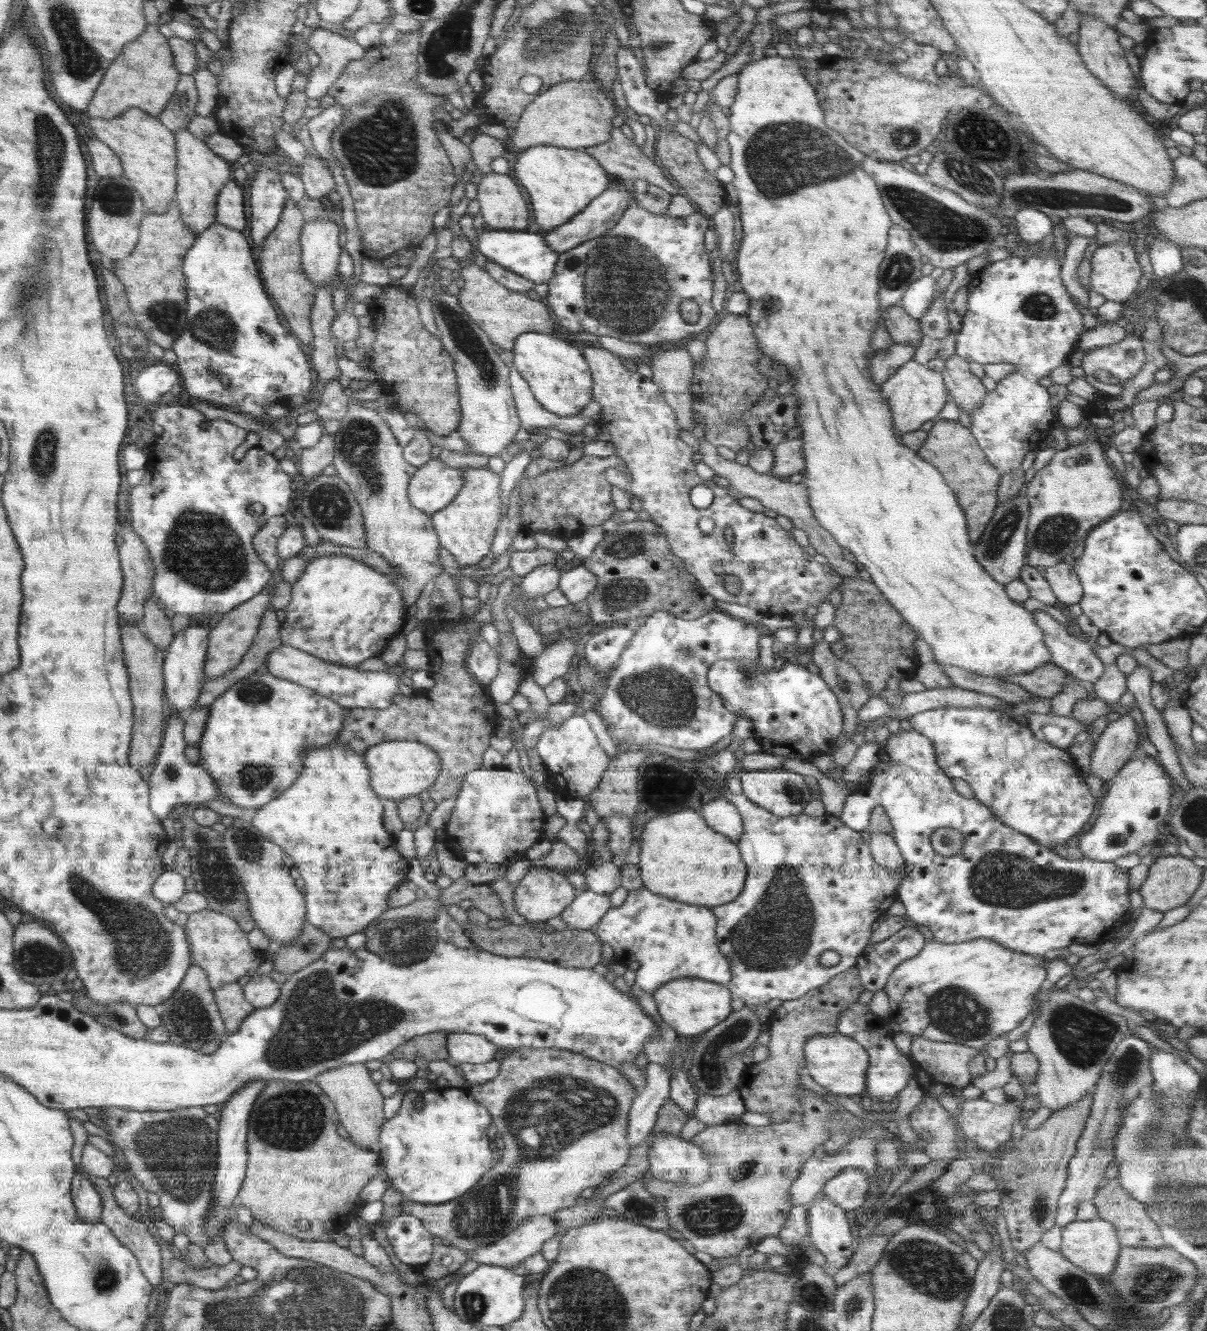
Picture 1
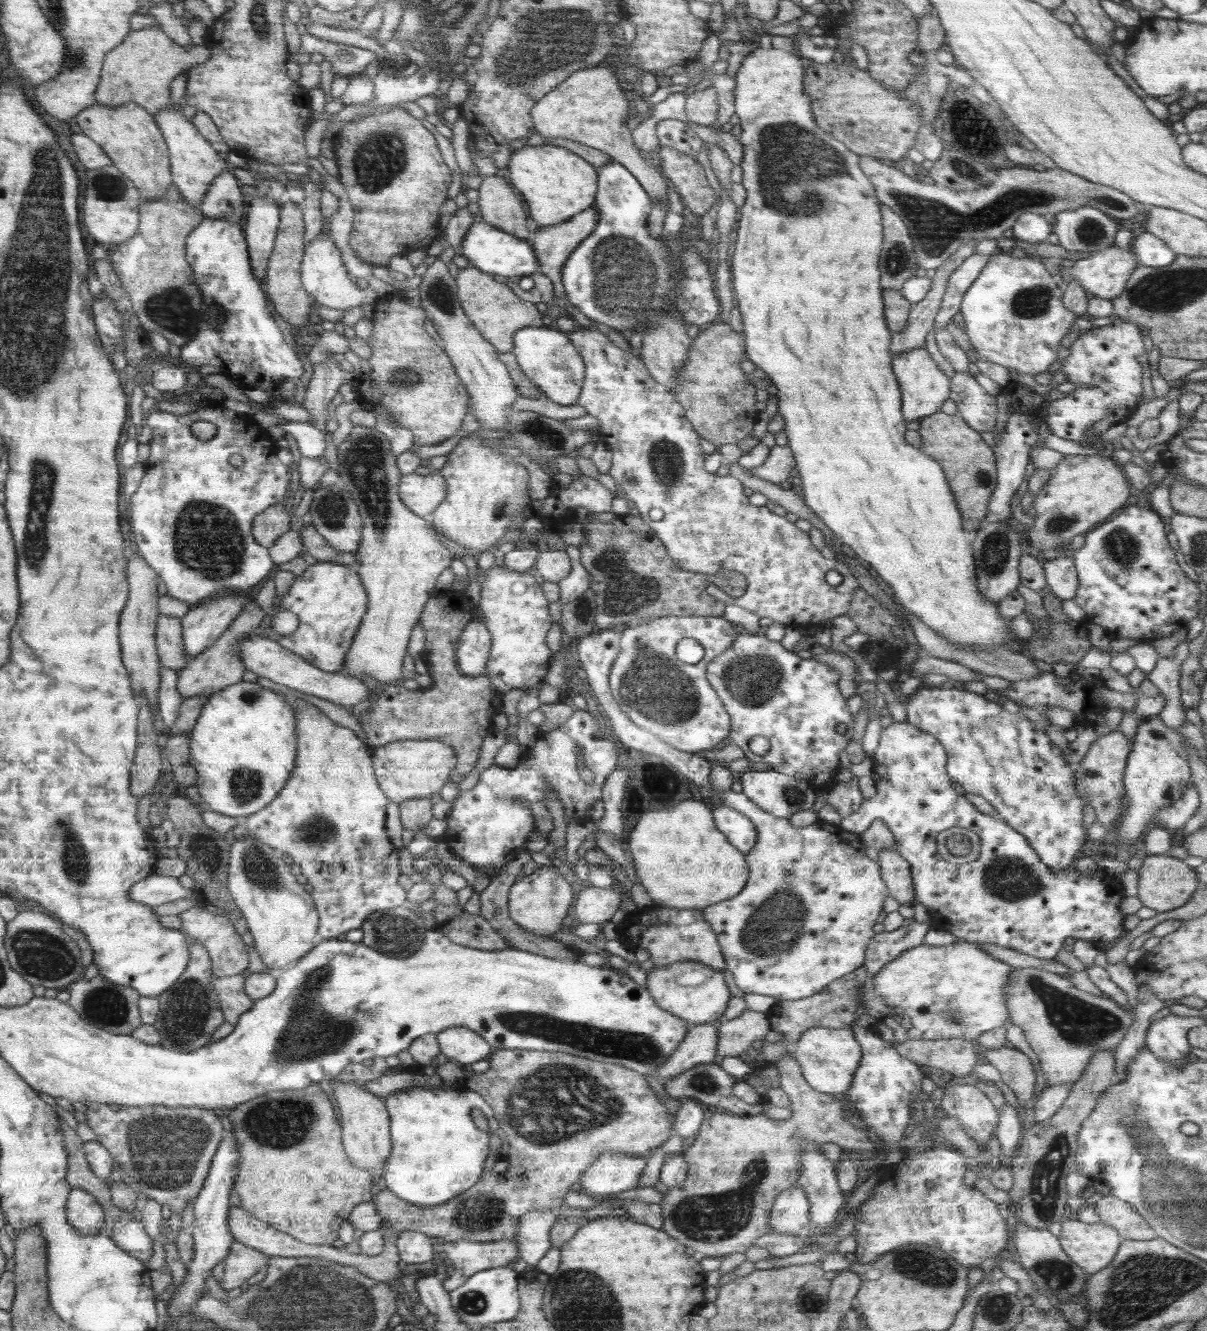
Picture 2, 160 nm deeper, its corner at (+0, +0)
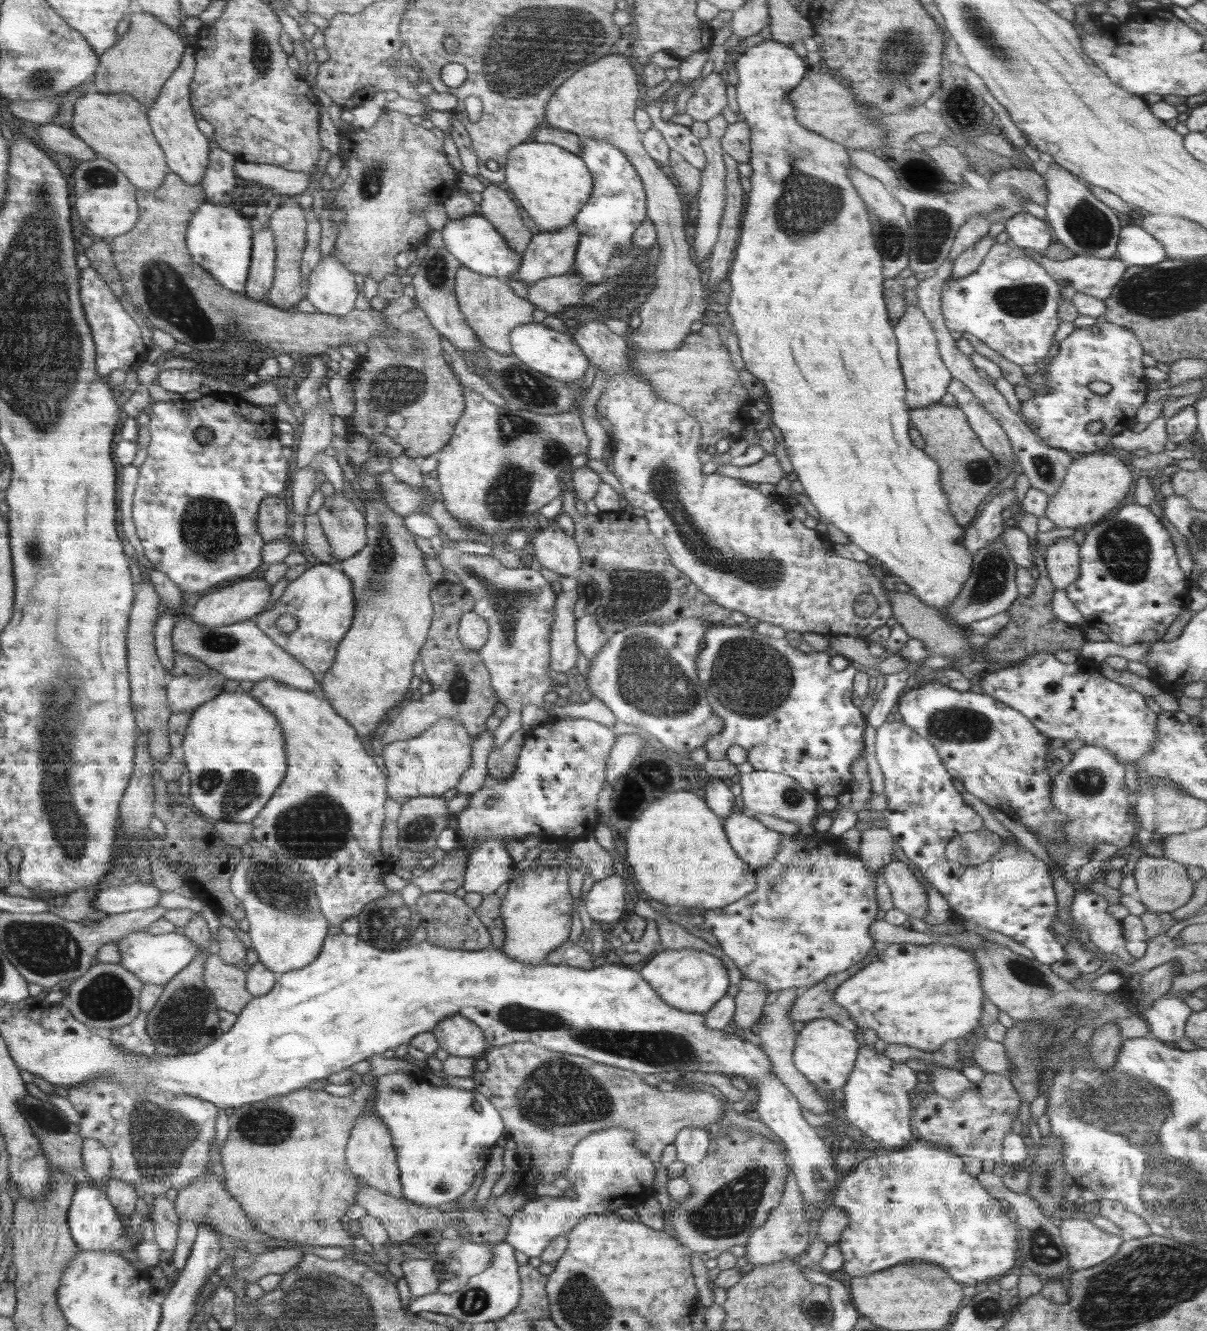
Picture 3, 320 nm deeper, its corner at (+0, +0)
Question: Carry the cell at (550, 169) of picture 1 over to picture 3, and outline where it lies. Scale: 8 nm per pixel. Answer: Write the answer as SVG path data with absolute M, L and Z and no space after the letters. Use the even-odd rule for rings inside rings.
M523 142L507 157L507 181L504 183L524 207L528 220L541 231L558 231L571 226L579 210L594 192L594 175L583 158L556 143Z

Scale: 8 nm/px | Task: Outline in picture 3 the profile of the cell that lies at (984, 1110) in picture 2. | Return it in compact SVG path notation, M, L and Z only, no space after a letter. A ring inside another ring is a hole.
M928 1064L930 1081L934 1084L936 1093L948 1100L954 1100L966 1089L978 1084L970 1081L958 1068L943 1067L941 1064Z

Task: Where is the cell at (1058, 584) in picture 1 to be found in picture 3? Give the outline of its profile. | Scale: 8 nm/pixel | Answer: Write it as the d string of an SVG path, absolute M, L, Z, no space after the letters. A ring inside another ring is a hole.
M1073 537L1056 539L1043 550L1043 553L1048 576L1056 589L1065 590L1066 586L1080 576L1079 545Z

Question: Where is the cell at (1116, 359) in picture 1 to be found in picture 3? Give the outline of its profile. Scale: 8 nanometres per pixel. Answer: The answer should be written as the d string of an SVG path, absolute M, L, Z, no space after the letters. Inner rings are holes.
M1106 320L1096 325L1074 328L1059 341L1045 373L1045 394L1020 403L1020 414L1048 446L1090 454L1102 452L1110 439L1124 432L1136 416L1138 408L1147 402L1150 383L1144 376L1144 349L1128 328ZM1092 381L1107 382L1112 389L1102 395L1088 390ZM1101 420L1104 429L1092 435L1086 430L1089 422Z

